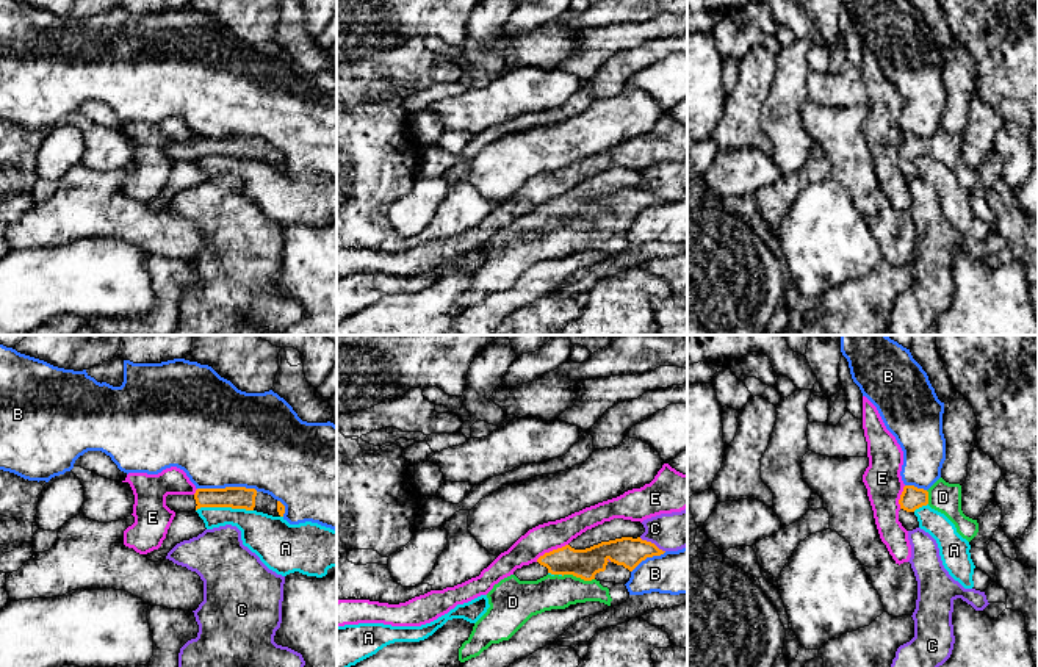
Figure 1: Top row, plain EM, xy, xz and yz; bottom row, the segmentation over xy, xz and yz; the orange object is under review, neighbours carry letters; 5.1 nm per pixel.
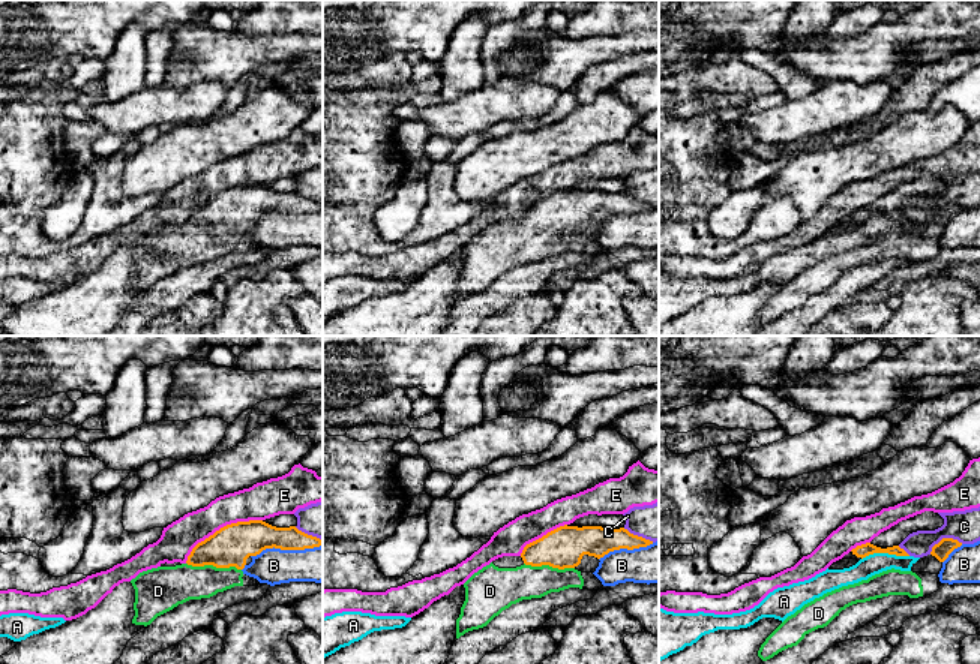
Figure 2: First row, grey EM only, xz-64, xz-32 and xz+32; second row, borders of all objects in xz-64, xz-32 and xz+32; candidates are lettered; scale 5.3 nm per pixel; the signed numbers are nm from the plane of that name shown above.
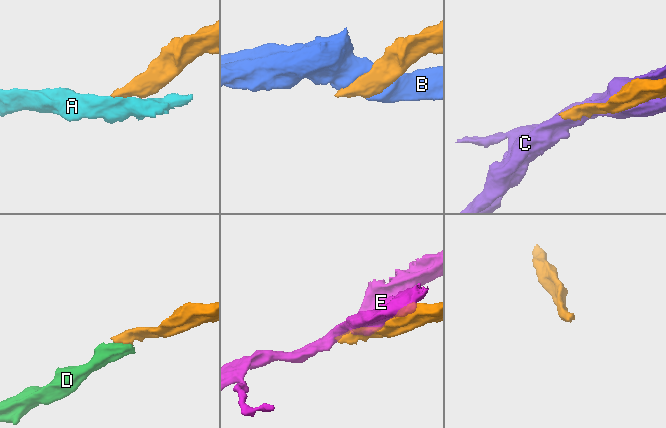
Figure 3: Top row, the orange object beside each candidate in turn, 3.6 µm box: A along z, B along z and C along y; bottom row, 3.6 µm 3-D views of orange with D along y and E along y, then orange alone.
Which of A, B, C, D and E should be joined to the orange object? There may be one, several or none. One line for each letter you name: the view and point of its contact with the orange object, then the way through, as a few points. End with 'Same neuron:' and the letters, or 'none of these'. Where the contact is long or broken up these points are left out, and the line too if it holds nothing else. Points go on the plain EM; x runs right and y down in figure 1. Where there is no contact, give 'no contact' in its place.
D: xz (578, 226) | across xz (584, 213), (578, 226), (564, 240), (550, 241)
Same neuron: D

